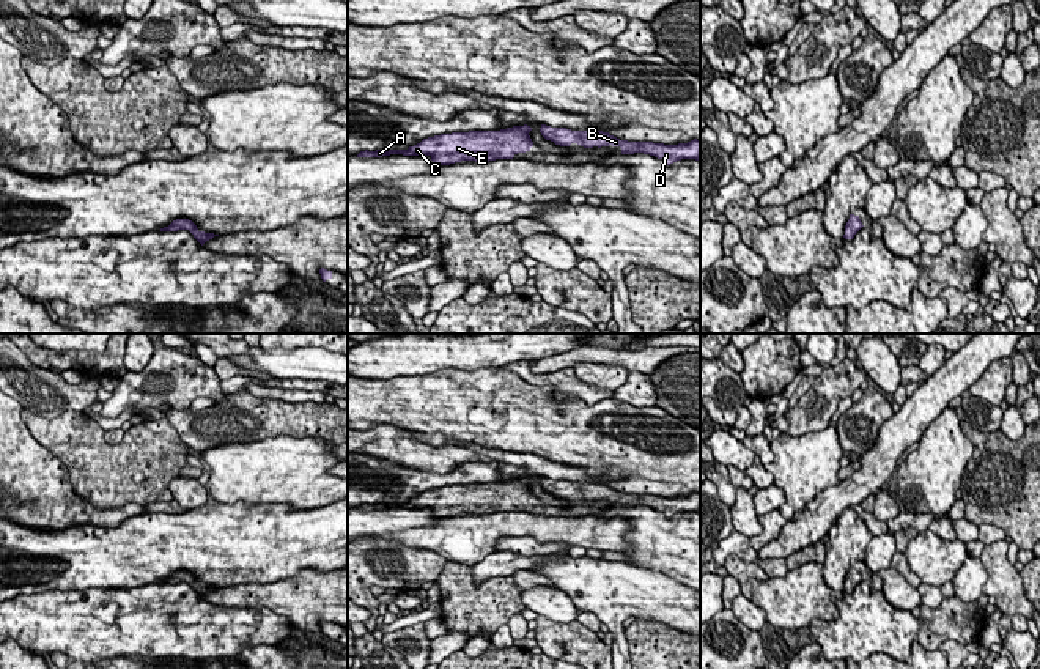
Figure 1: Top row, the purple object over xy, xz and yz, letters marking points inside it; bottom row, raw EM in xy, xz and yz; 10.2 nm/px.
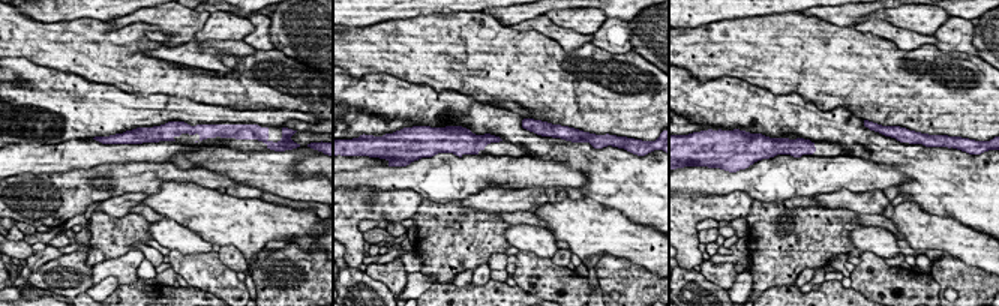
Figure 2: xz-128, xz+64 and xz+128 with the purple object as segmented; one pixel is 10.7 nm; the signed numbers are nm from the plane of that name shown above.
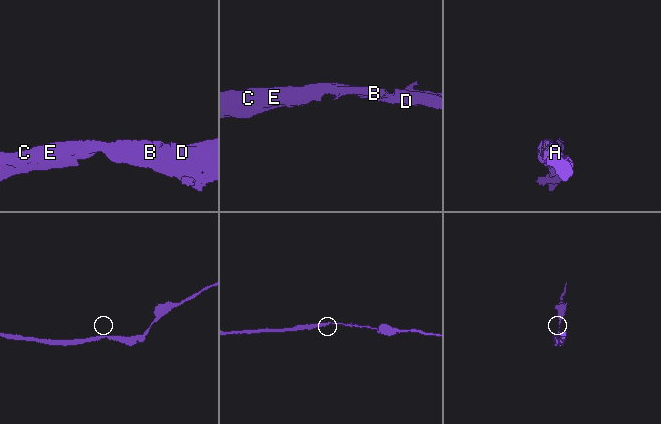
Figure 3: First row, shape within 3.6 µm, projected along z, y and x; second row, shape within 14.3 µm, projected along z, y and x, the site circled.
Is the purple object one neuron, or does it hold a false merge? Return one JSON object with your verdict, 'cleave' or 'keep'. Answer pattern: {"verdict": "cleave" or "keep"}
{"verdict": "keep"}

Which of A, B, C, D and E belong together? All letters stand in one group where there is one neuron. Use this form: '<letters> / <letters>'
A B C D E

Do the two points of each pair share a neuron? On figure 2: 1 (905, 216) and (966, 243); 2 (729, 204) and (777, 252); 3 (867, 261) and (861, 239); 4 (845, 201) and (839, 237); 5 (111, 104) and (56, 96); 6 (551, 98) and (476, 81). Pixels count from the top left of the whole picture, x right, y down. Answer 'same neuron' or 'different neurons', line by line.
1: same neuron
2: different neurons
3: different neurons
4: different neurons
5: same neuron
6: same neuron

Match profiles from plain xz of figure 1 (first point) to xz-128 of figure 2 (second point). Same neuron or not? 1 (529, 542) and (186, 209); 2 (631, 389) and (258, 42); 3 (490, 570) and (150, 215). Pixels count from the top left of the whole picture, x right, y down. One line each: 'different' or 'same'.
1: different
2: same
3: different

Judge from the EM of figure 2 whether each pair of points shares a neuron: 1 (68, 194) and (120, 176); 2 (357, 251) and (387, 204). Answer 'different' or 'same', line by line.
1: same
2: same

